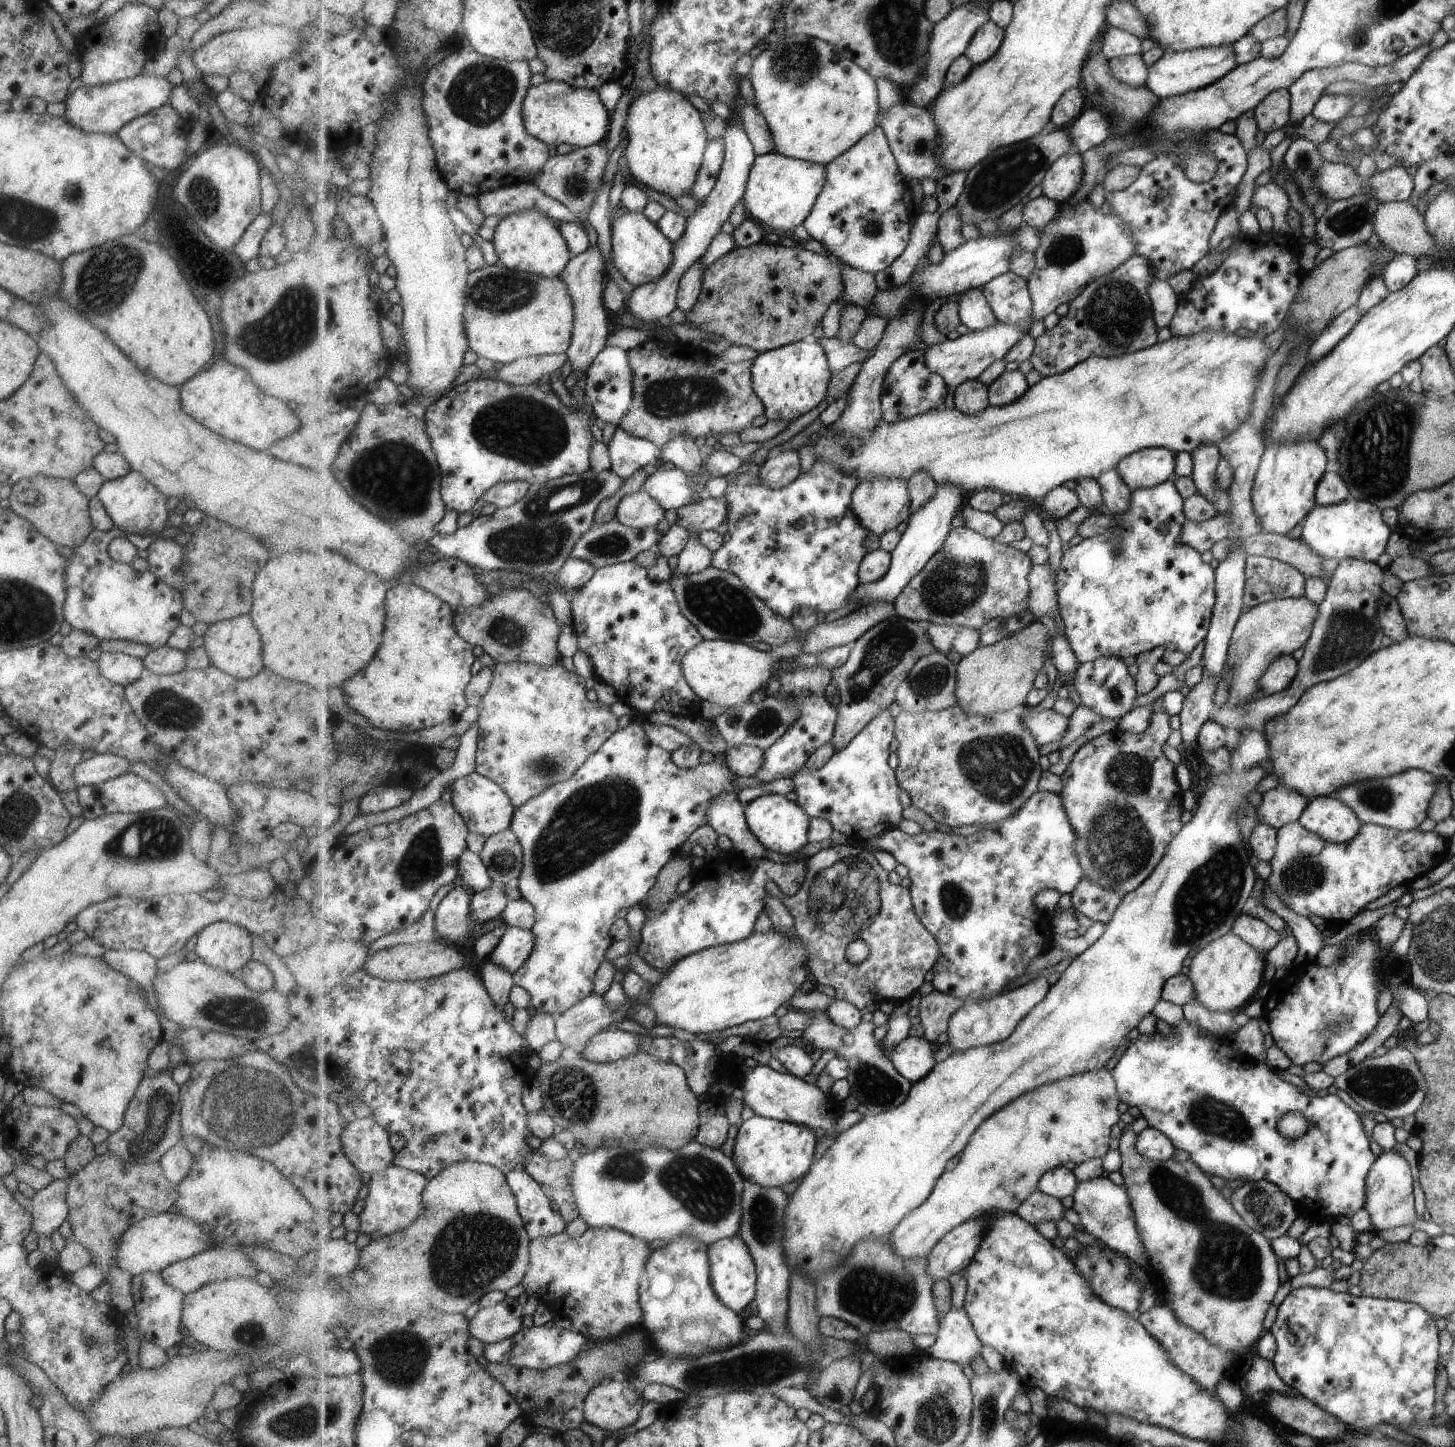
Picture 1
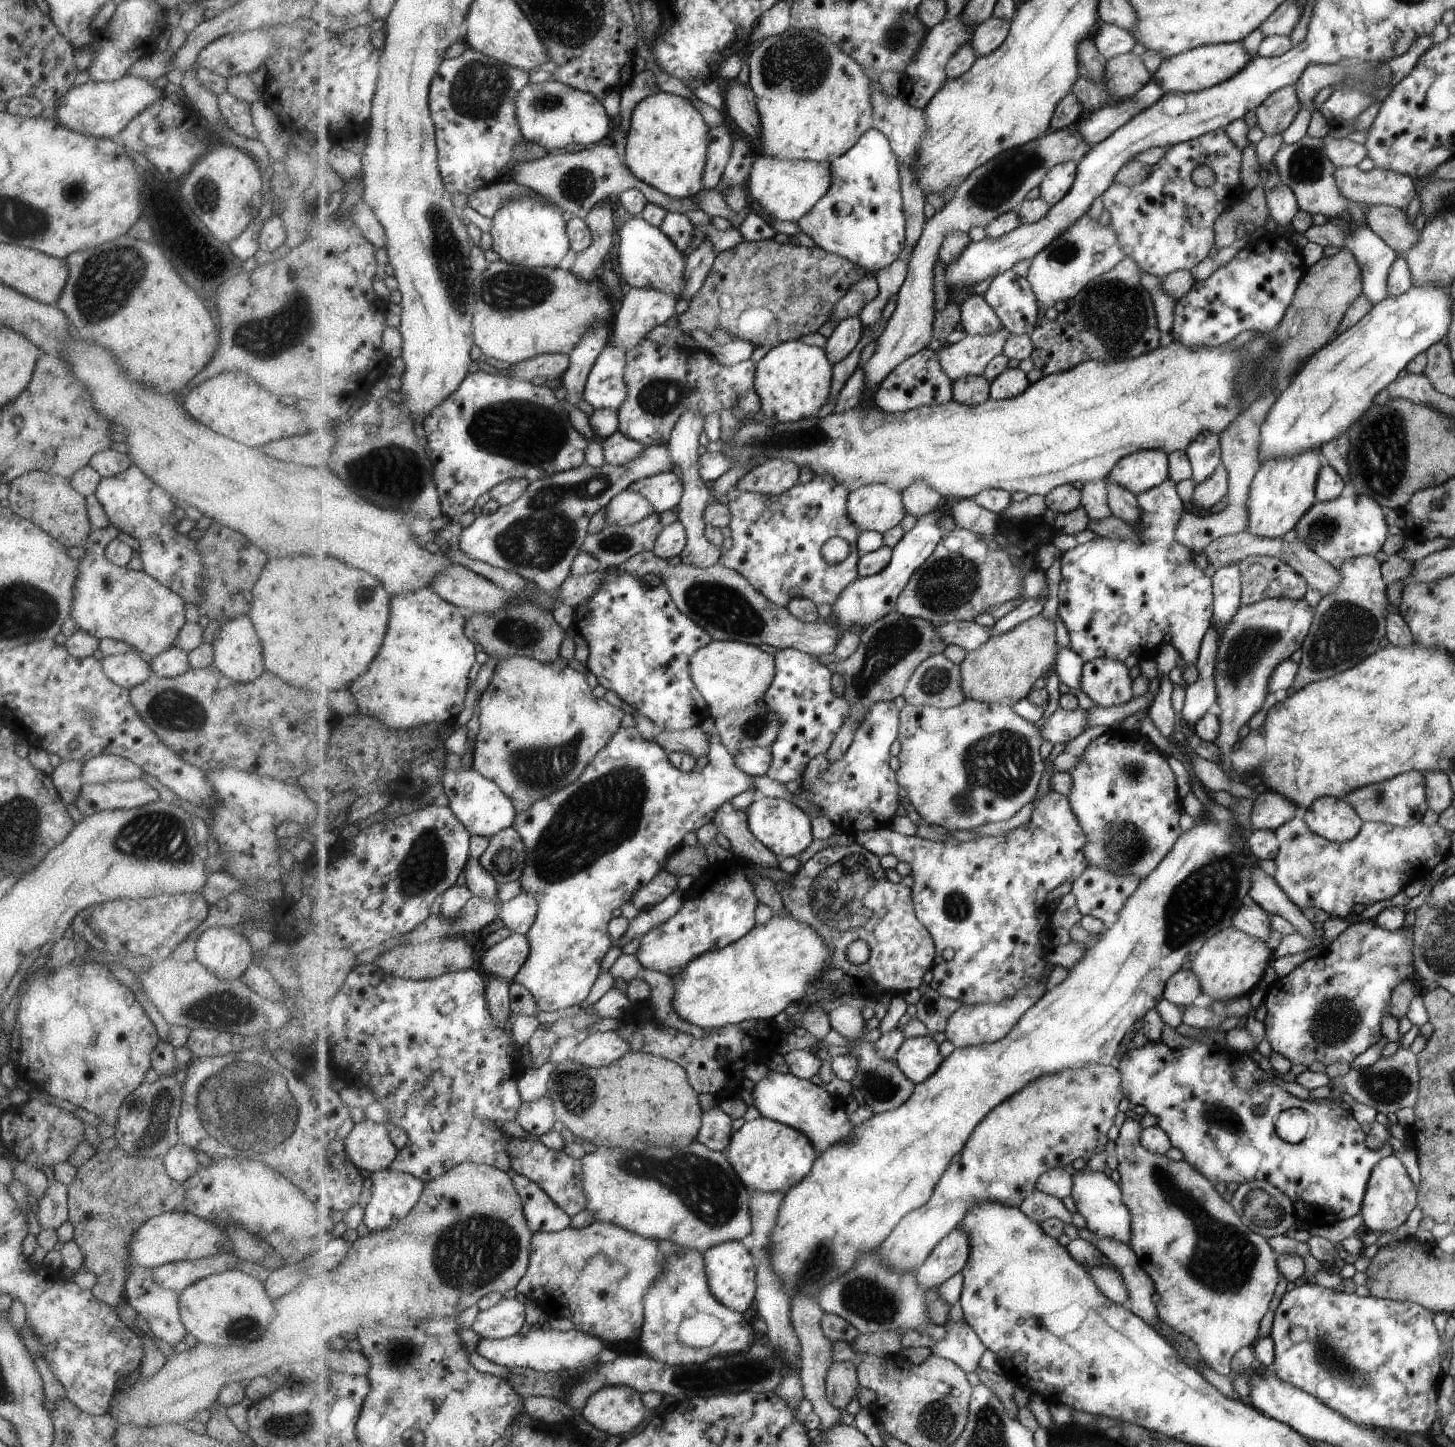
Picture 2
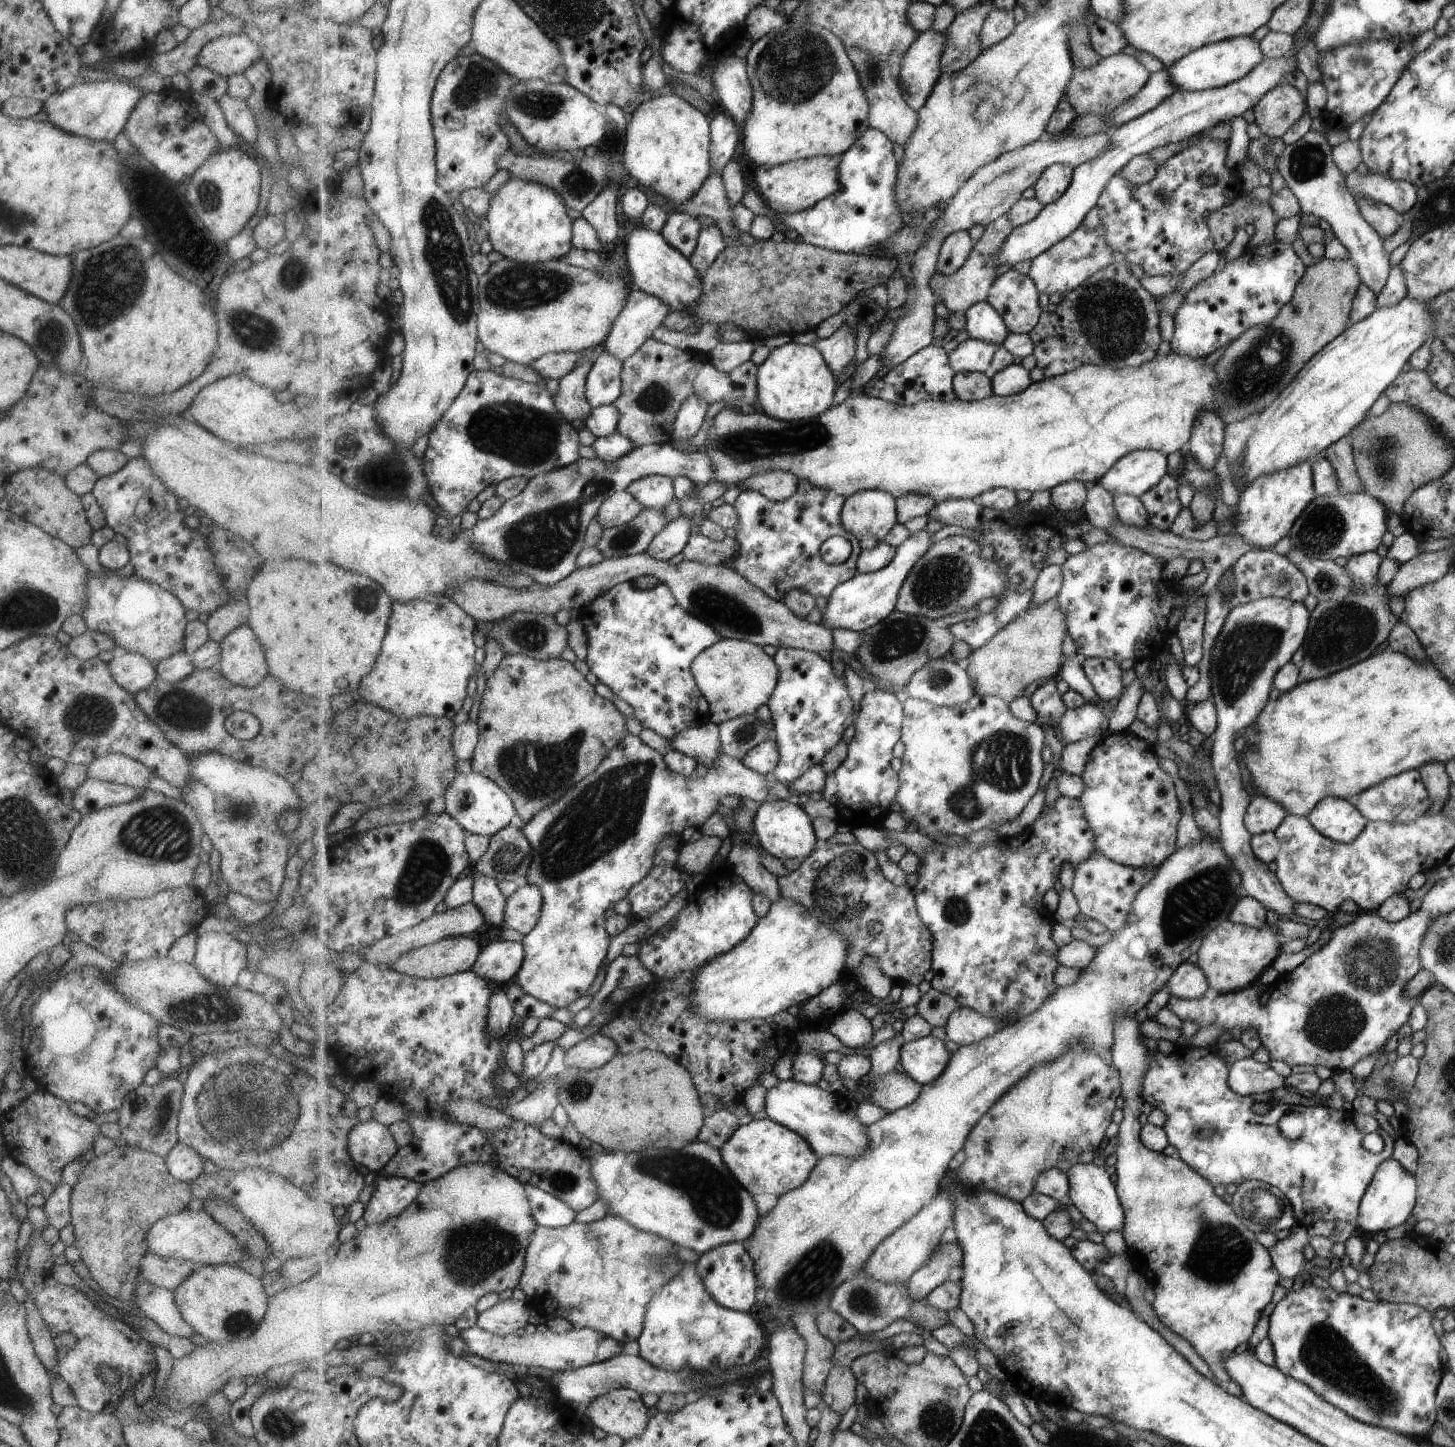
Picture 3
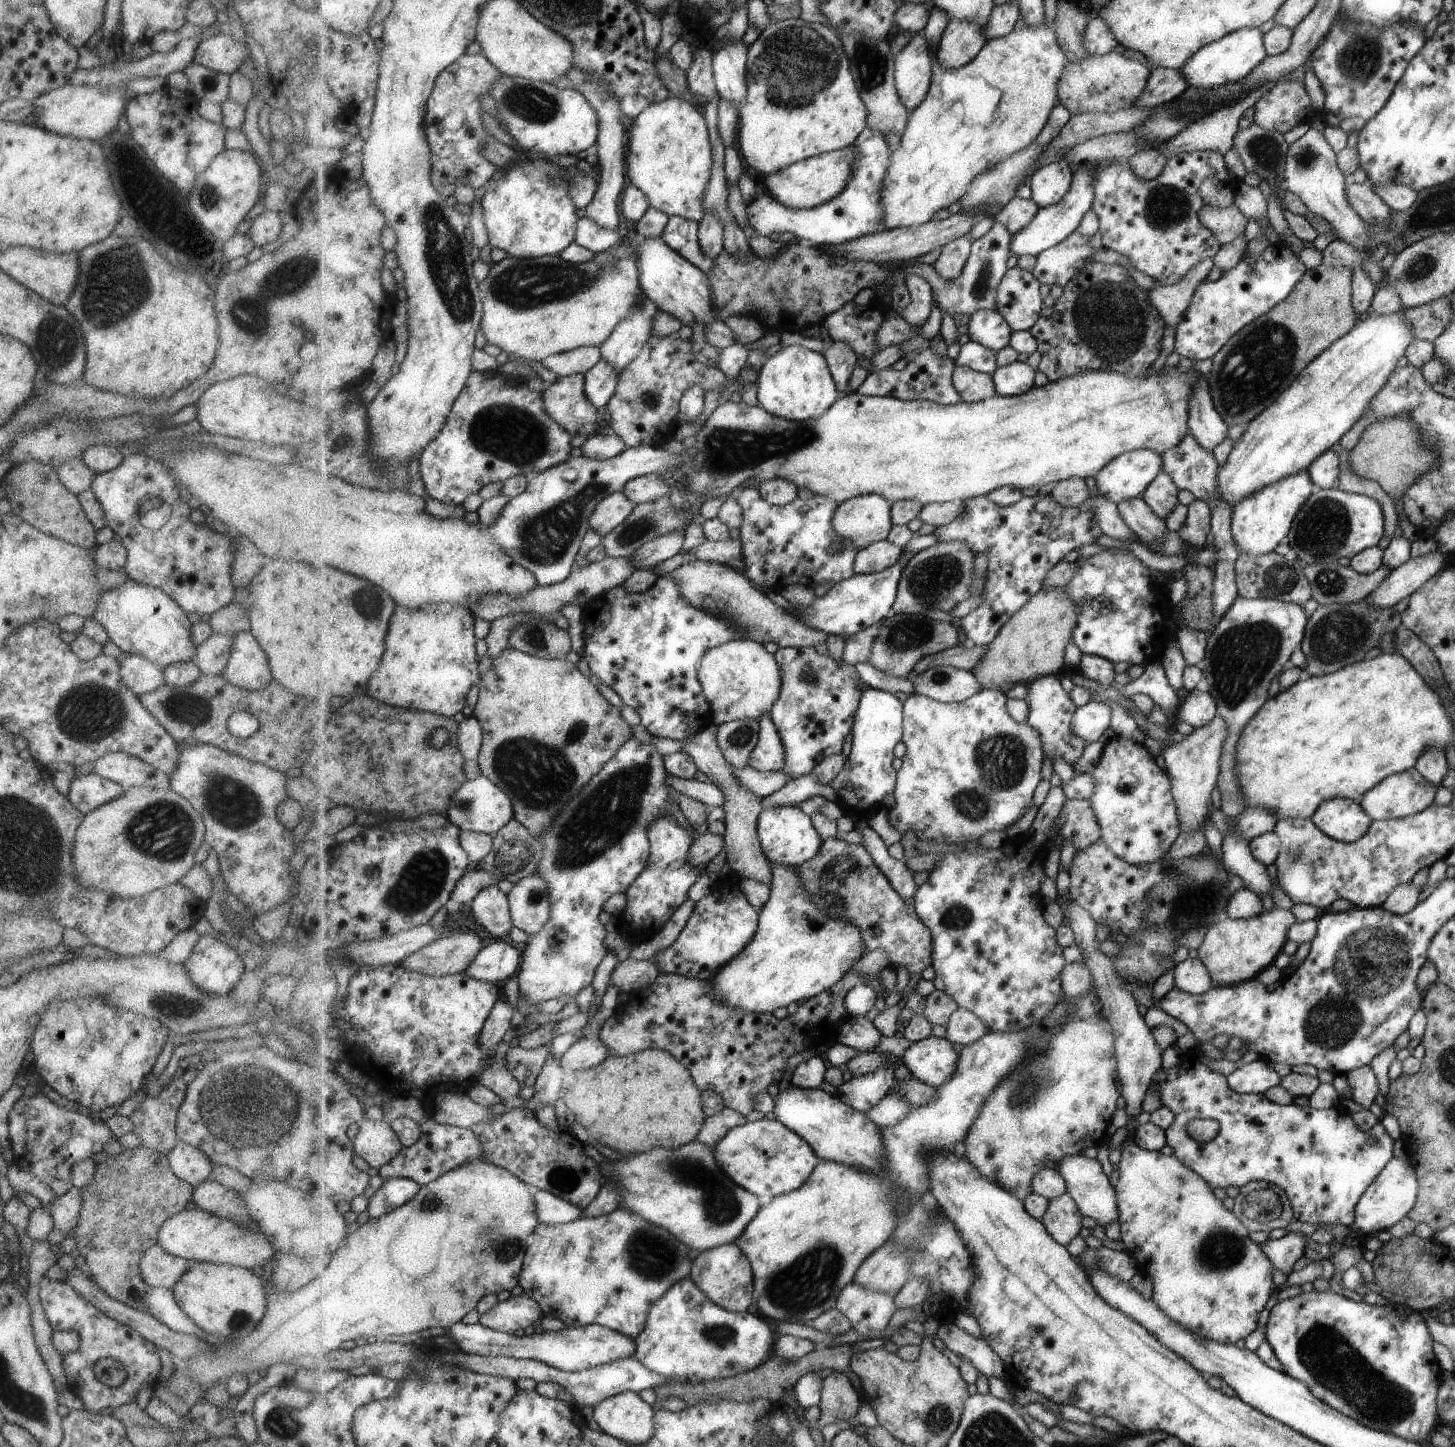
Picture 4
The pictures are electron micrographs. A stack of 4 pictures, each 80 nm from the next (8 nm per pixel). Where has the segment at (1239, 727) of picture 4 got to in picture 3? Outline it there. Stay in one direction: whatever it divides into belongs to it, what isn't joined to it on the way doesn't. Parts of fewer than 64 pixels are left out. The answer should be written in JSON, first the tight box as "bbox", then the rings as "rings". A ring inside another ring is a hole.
{"bbox":[1209,597,1309,915],"rings":[[[1261,597],[1246,603],[1234,604],[1225,617],[1224,624],[1216,636],[1215,642],[1210,650],[1209,680],[1210,701],[1216,710],[1216,727],[1212,732],[1212,745],[1210,747],[1210,764],[1214,774],[1214,786],[1220,792],[1218,816],[1218,828],[1220,834],[1218,843],[1224,849],[1224,853],[1232,861],[1235,871],[1240,872],[1240,887],[1244,889],[1245,895],[1258,900],[1266,909],[1281,915],[1293,915],[1293,903],[1285,891],[1282,889],[1279,879],[1264,862],[1261,862],[1251,850],[1250,834],[1245,830],[1243,819],[1248,804],[1251,802],[1250,796],[1243,789],[1241,784],[1241,773],[1239,773],[1238,754],[1235,753],[1235,740],[1243,734],[1245,728],[1249,727],[1260,710],[1269,700],[1267,694],[1271,690],[1271,685],[1276,676],[1276,672],[1288,663],[1291,654],[1301,646],[1307,636],[1309,612],[1302,602],[1293,602],[1281,597]]]}

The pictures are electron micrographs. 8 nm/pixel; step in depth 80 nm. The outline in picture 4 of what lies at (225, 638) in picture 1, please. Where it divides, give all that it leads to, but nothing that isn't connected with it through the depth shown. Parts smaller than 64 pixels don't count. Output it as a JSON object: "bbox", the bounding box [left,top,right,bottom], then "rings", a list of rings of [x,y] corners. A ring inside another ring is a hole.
{"bbox":[222,631,272,691],"rings":[[[249,631],[234,634],[222,677],[246,691],[260,691],[272,680],[266,654]]]}

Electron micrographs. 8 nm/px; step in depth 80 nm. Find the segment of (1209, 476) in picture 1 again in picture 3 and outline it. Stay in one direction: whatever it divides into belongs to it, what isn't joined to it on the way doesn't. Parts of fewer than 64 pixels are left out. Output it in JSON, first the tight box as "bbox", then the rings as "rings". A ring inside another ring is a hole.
{"bbox":[1187,411,1224,467],"rings":[[[1201,411],[1192,424],[1191,438],[1187,450],[1194,456],[1200,467],[1213,465],[1222,452],[1224,424],[1213,411]]]}

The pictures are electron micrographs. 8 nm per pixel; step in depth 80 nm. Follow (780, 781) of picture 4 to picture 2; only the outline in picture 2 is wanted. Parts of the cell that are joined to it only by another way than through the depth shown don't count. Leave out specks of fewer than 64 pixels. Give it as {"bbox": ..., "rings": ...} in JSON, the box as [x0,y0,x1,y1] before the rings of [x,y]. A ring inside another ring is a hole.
{"bbox":[511,717,754,1012],"rings":[[[710,717],[699,726],[709,734],[708,763],[694,771],[681,771],[673,765],[670,753],[657,742],[647,740],[638,726],[621,728],[609,744],[593,758],[580,779],[519,812],[514,827],[525,842],[527,863],[520,884],[537,898],[538,916],[529,930],[532,951],[524,968],[511,982],[520,983],[535,996],[539,1012],[555,1012],[580,1006],[591,994],[601,973],[601,962],[613,948],[609,922],[613,910],[633,902],[633,897],[661,874],[671,855],[684,846],[683,838],[713,821],[717,810],[741,792],[754,789],[753,776],[737,766],[734,755],[725,748]]]}

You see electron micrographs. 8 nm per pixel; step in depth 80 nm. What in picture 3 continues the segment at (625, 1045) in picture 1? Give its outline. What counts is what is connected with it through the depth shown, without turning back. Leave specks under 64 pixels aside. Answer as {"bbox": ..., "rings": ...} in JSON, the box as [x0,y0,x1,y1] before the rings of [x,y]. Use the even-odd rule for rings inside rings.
{"bbox":[564,1031,617,1071],"rings":[[[598,1031],[573,1045],[567,1051],[564,1063],[567,1068],[575,1067],[588,1071],[602,1067],[617,1053],[616,1042]]]}

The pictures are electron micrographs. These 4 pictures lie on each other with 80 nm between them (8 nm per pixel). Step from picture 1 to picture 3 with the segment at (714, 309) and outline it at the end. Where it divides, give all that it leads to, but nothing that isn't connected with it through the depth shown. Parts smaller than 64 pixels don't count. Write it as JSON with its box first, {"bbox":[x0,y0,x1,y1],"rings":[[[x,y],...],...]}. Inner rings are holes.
{"bbox":[661,239,899,340],"rings":[[[769,239],[755,246],[737,243],[726,246],[706,270],[703,276],[704,294],[697,301],[695,308],[669,313],[661,327],[672,331],[682,331],[689,326],[698,326],[699,323],[709,322],[717,325],[731,322],[743,329],[750,340],[774,335],[794,337],[801,332],[813,331],[817,326],[821,326],[821,322],[825,322],[827,318],[831,318],[833,314],[841,312],[845,306],[851,304],[861,291],[887,284],[898,268],[899,262],[895,257],[883,258],[842,253],[809,244],[805,240],[784,240],[782,243],[777,243]]]}

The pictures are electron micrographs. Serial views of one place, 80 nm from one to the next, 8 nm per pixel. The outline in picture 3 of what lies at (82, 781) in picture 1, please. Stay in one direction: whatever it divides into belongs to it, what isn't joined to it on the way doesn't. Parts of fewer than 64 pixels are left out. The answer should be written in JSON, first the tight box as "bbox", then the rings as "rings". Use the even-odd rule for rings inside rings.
{"bbox":[87,753,181,799],"rings":[[[121,753],[97,757],[87,766],[87,778],[117,783],[131,788],[152,790],[166,797],[181,799],[180,792],[152,770]]]}

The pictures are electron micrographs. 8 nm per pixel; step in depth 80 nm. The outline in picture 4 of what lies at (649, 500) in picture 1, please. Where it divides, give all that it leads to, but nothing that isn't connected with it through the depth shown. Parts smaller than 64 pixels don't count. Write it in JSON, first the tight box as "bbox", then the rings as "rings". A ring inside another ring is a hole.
{"bbox":[590,491,637,537],"rings":[[[617,491],[604,498],[590,516],[590,528],[606,537],[617,526],[625,522],[637,505],[625,496],[623,491]]]}

